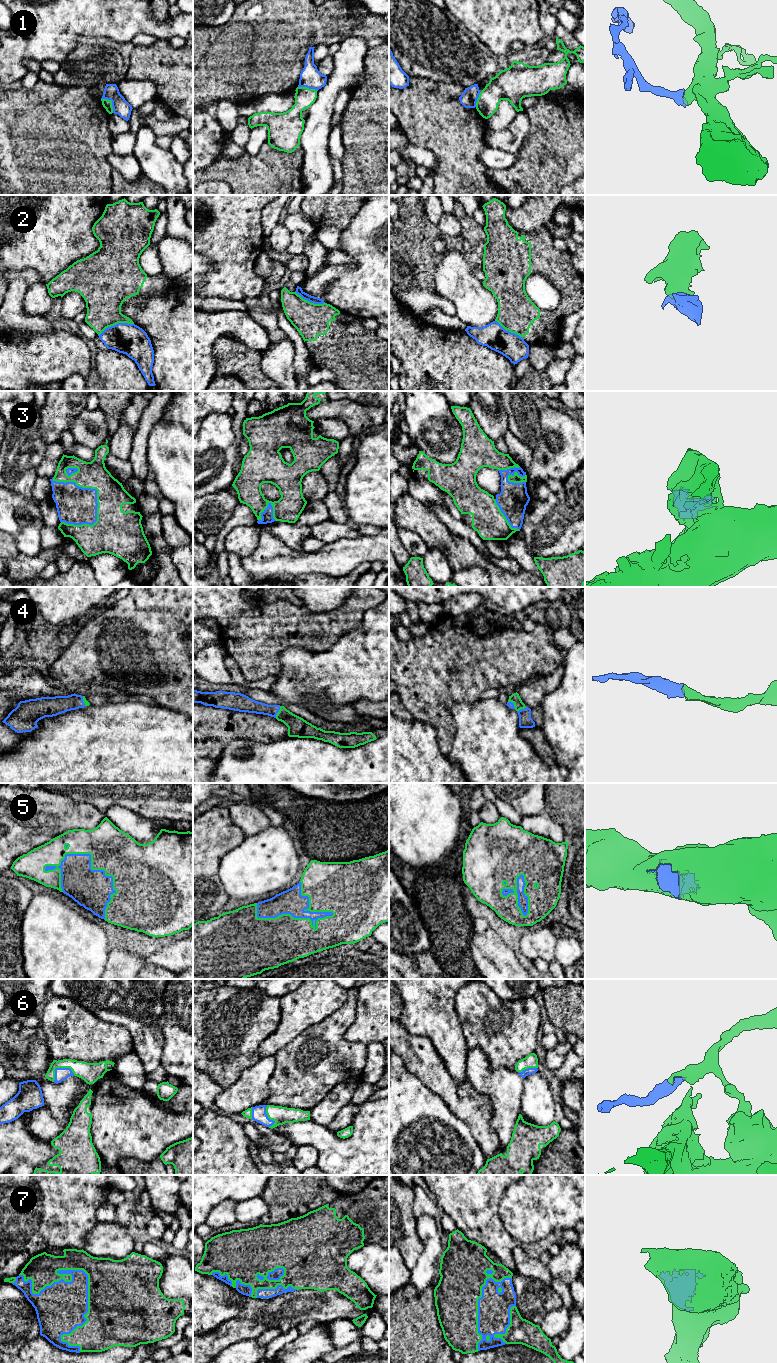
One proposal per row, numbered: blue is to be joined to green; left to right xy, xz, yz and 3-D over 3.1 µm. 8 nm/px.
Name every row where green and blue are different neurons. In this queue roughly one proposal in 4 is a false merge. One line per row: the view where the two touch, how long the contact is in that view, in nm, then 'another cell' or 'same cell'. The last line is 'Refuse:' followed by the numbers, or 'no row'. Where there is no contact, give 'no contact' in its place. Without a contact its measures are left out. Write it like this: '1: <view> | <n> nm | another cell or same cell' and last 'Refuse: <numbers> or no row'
1: xy | 160 nm | another cell
2: xy | 300 nm | another cell
3: xy | 500 nm | same cell
4: xz | 100 nm | same cell
5: xz | 650 nm | same cell
6: xy | 190 nm | same cell
7: xy | 800 nm | same cell
Refuse: 1, 2

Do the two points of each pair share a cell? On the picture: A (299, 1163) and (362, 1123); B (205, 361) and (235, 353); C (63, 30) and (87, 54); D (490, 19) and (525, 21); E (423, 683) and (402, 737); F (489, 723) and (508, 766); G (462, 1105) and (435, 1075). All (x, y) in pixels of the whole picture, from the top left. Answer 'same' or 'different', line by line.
A: different
B: different
C: different
D: same
E: different
F: same
G: same

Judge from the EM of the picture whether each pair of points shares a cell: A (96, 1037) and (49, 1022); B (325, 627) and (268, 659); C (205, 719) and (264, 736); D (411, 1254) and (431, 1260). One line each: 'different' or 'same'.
A: same
B: same
C: same
D: different

